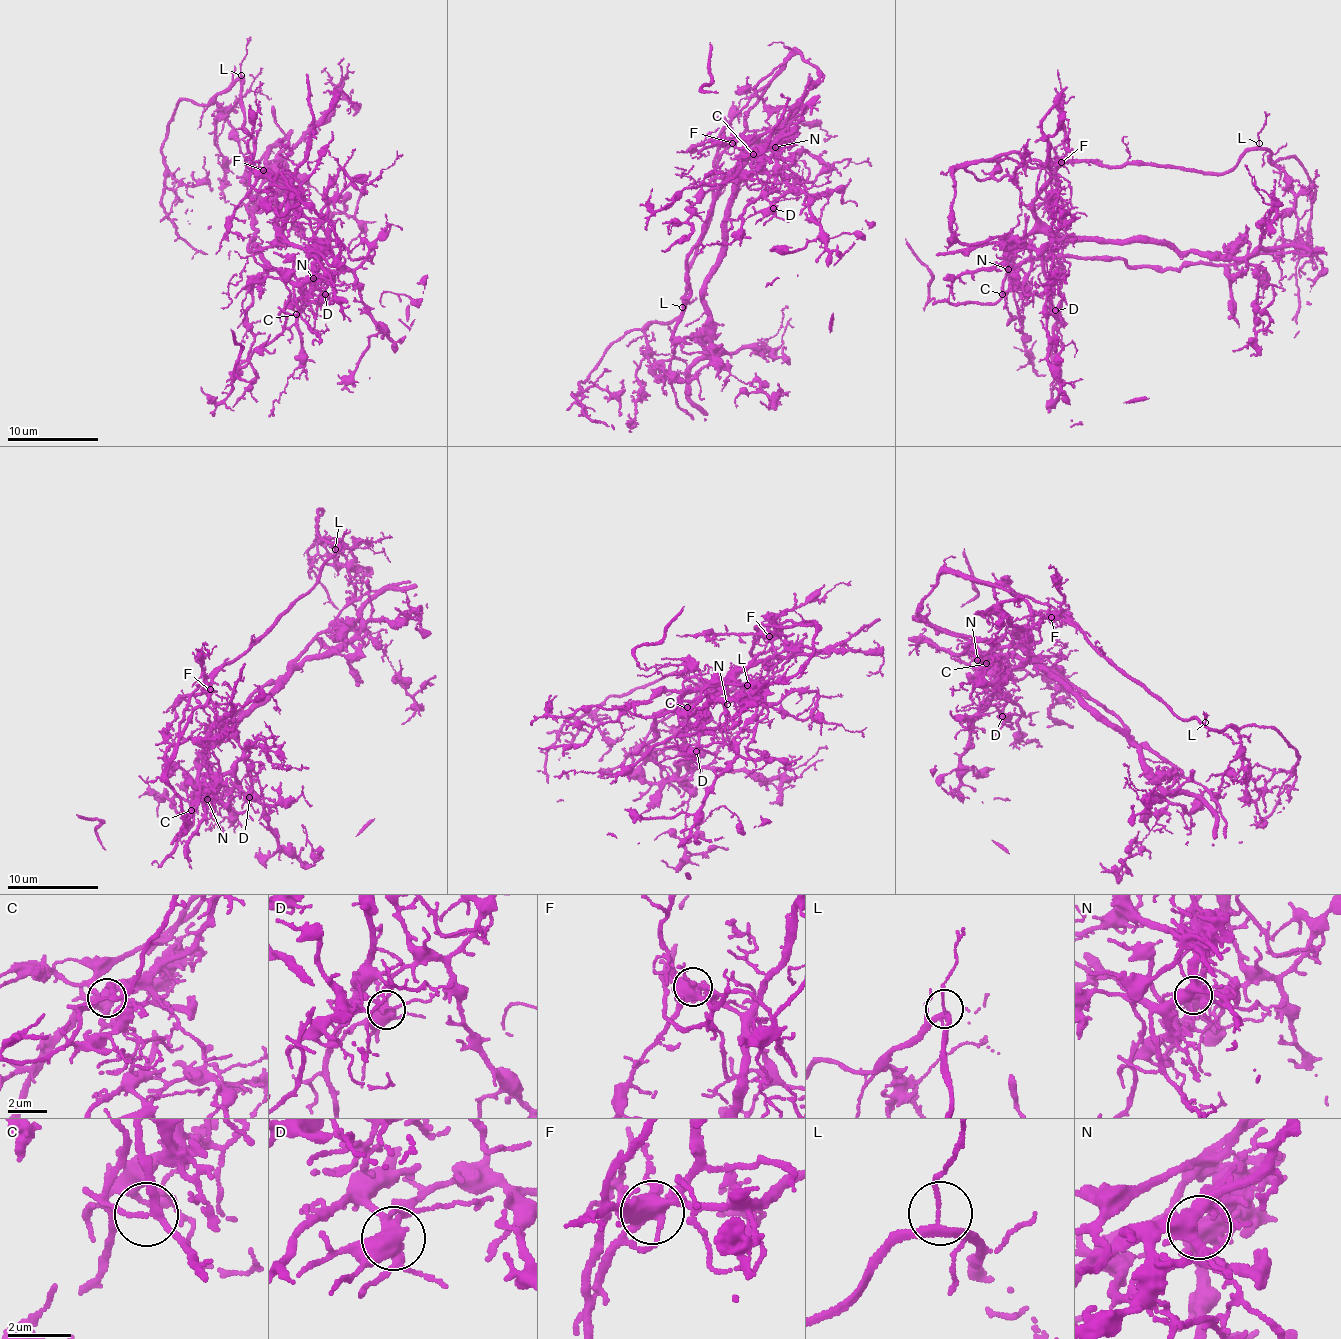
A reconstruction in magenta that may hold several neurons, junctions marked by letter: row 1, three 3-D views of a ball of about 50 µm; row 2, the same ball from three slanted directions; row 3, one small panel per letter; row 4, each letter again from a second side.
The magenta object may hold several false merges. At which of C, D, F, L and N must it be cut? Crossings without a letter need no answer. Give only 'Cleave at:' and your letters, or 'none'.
Cleave at: C, D, F

